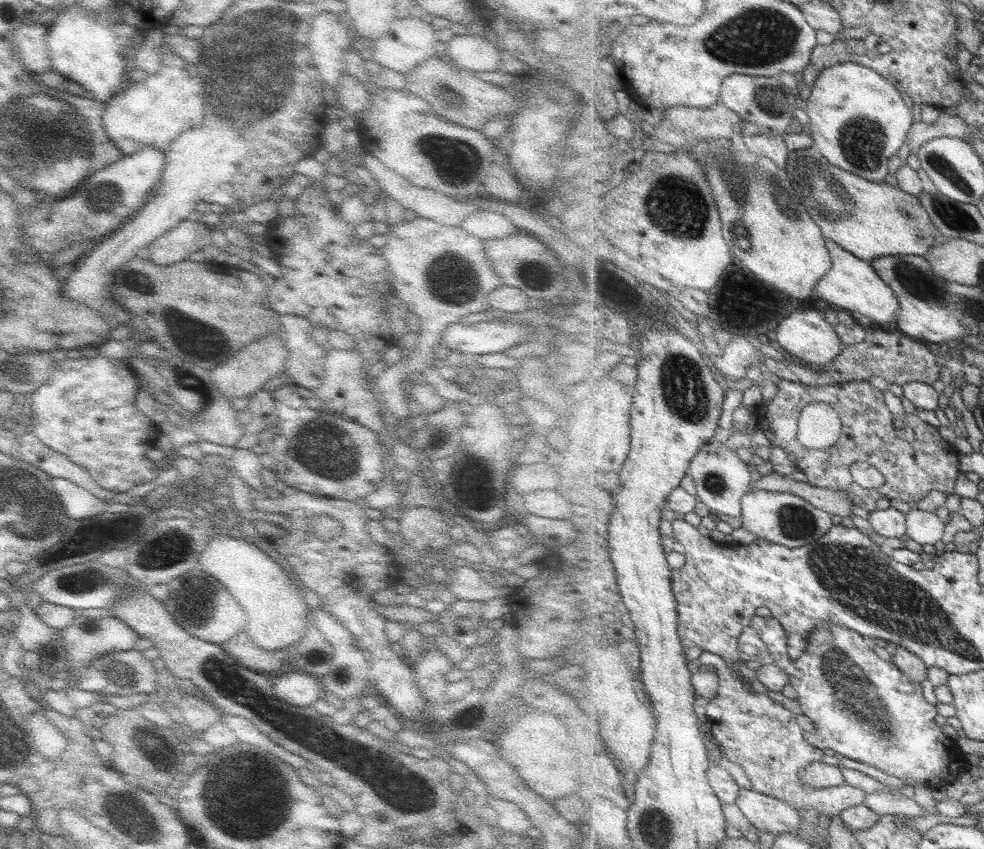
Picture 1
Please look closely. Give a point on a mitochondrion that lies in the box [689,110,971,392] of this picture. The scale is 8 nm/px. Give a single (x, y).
(829, 195)

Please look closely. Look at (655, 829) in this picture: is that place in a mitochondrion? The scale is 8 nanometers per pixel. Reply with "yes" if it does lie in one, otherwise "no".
yes

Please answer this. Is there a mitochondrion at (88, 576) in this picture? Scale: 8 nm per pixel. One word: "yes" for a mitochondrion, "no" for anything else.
yes

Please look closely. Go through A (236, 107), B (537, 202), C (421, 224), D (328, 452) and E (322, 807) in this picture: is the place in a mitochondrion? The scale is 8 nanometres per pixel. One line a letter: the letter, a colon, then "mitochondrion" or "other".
A: mitochondrion
B: other
C: other
D: mitochondrion
E: other

